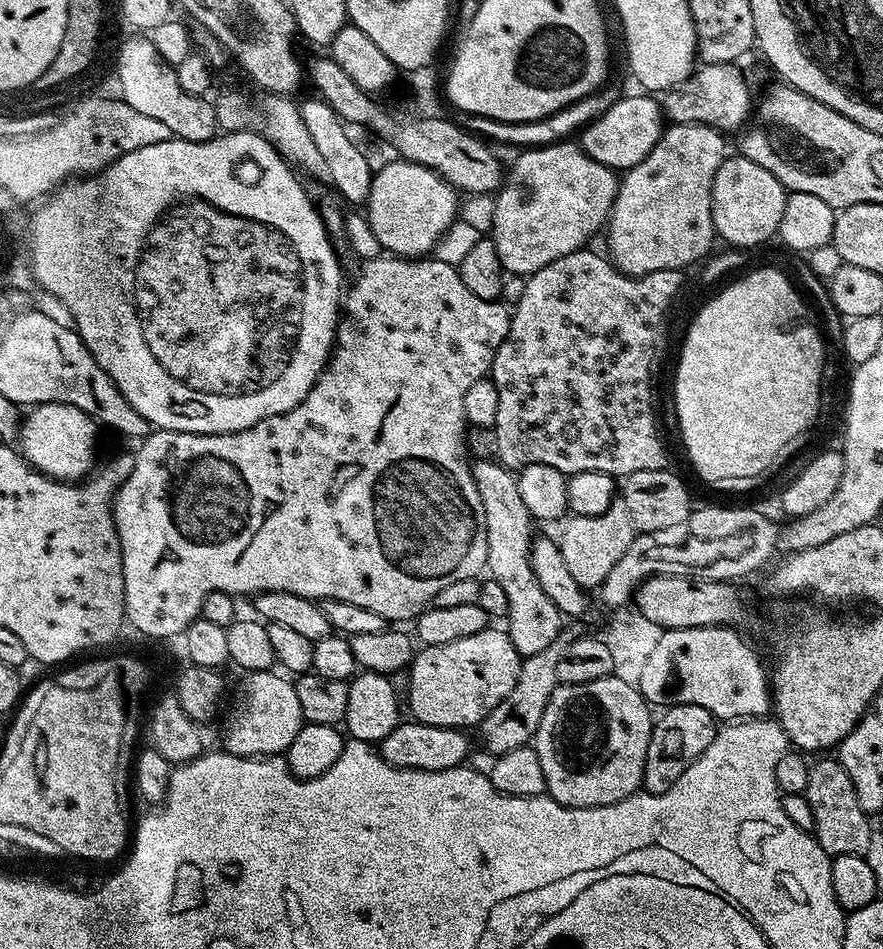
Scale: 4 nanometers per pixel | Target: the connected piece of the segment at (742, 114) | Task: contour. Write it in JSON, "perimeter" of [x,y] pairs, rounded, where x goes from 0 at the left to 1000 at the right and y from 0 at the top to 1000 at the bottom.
{"perimeter":[[[834,67],[789,71],[779,83],[751,98],[751,121],[761,131],[798,131],[820,141],[841,136],[854,114],[854,97],[852,101],[846,82],[836,73]]]}

